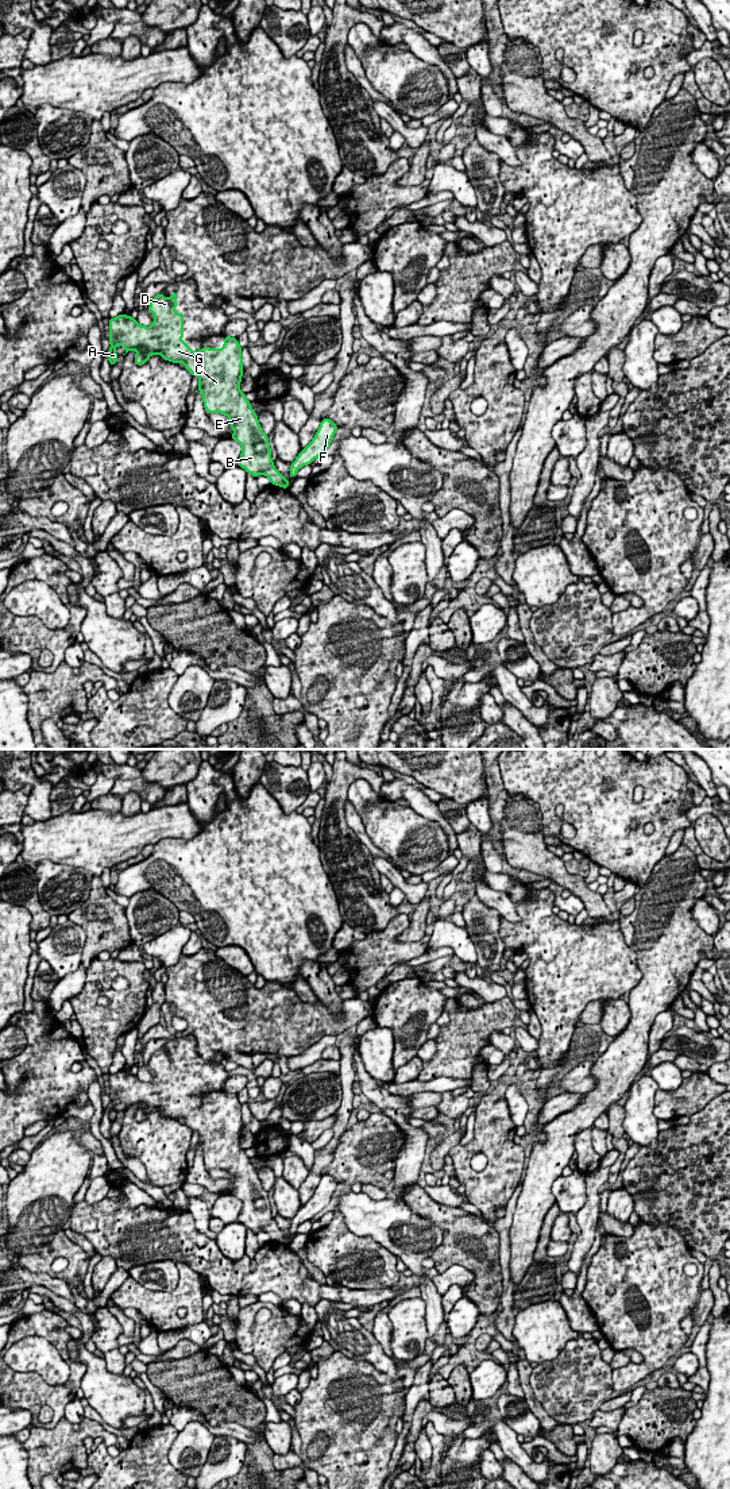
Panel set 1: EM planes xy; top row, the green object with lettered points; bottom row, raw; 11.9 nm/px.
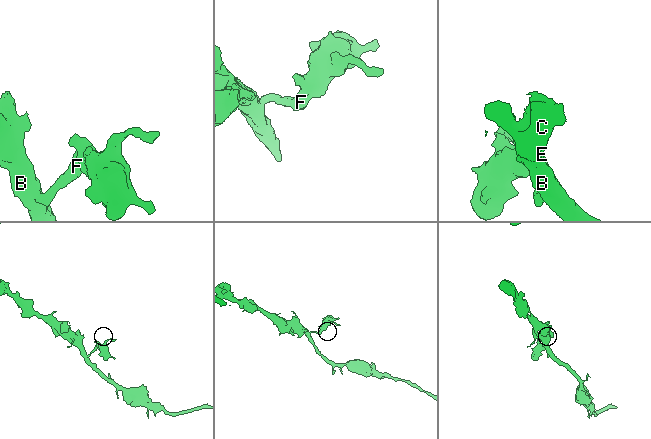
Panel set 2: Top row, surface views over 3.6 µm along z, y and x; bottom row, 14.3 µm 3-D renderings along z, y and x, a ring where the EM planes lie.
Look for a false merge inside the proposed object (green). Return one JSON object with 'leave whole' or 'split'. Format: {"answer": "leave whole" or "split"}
{"answer": "leave whole"}

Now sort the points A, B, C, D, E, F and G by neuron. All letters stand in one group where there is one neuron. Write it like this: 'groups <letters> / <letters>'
groups A B C D E F G

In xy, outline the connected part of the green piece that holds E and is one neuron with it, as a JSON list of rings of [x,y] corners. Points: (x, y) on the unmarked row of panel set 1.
[[[177,1048],[169,1054],[162,1049],[152,1053],[148,1068],[155,1075],[151,1083],[144,1083],[132,1075],[131,1071],[119,1071],[109,1075],[109,1099],[107,1110],[111,1122],[117,1118],[116,1100],[127,1107],[136,1106],[134,1118],[144,1120],[154,1110],[165,1116],[185,1120],[185,1125],[197,1131],[206,1169],[221,1169],[231,1176],[233,1185],[231,1195],[242,1203],[237,1222],[243,1223],[254,1234],[266,1231],[271,1241],[289,1245],[289,1237],[277,1227],[271,1215],[269,1192],[263,1189],[251,1158],[240,1147],[243,1131],[242,1103],[236,1093],[225,1092],[224,1102],[217,1104],[204,1103],[196,1108],[184,1095],[184,1069],[177,1069]]]

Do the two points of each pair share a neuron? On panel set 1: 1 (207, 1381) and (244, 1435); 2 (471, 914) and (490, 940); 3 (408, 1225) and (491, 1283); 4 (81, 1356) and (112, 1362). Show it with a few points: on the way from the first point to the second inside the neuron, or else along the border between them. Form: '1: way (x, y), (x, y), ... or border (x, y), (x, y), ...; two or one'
1: border (266, 1414), (253, 1428), (227, 1422); two
2: way (478, 921), (485, 933); one
3: border (421, 1218), (441, 1230), (441, 1243), (429, 1257); two
4: border (103, 1358), (109, 1372), (122, 1374); two

